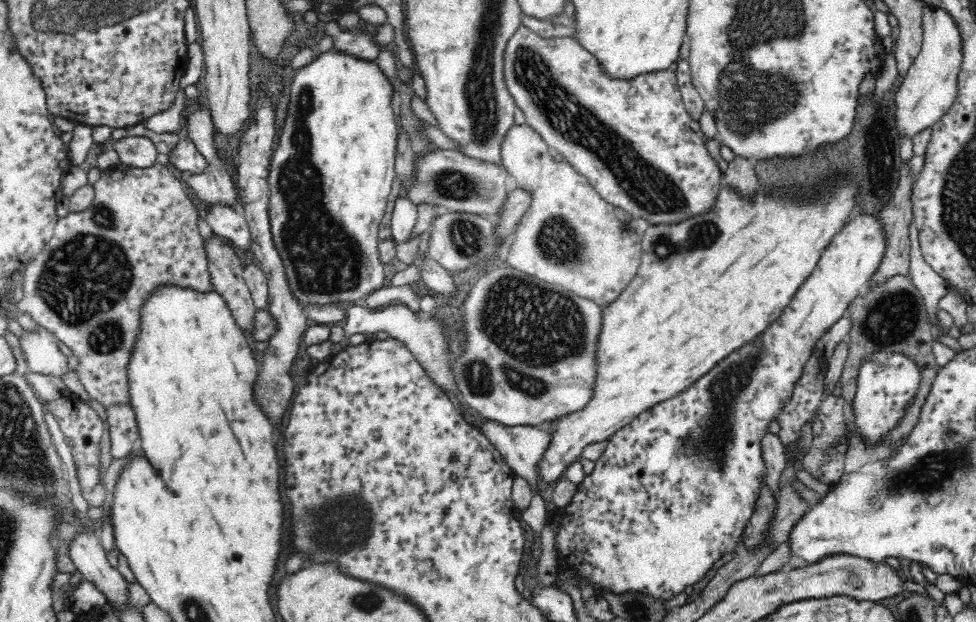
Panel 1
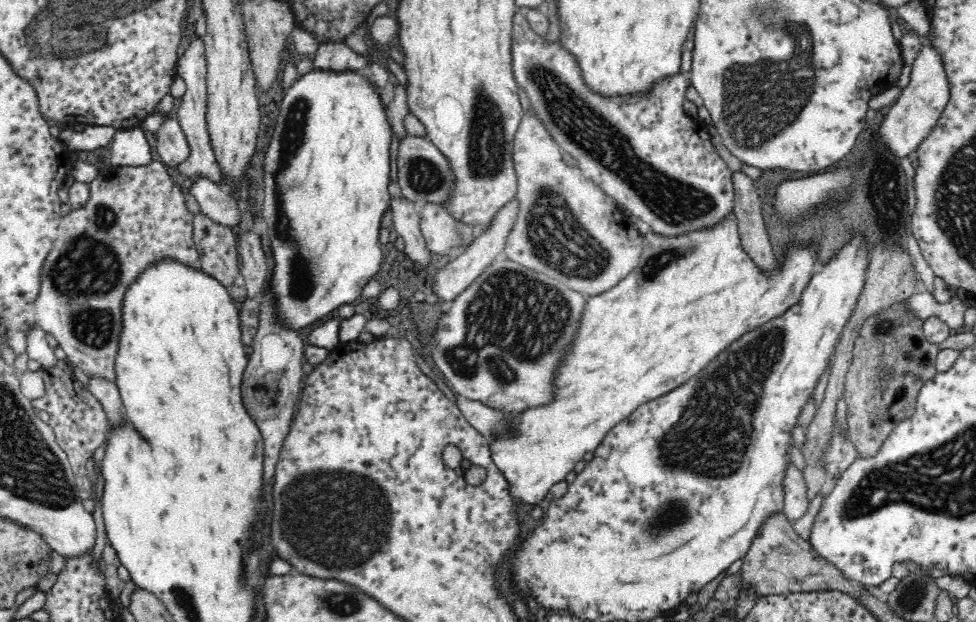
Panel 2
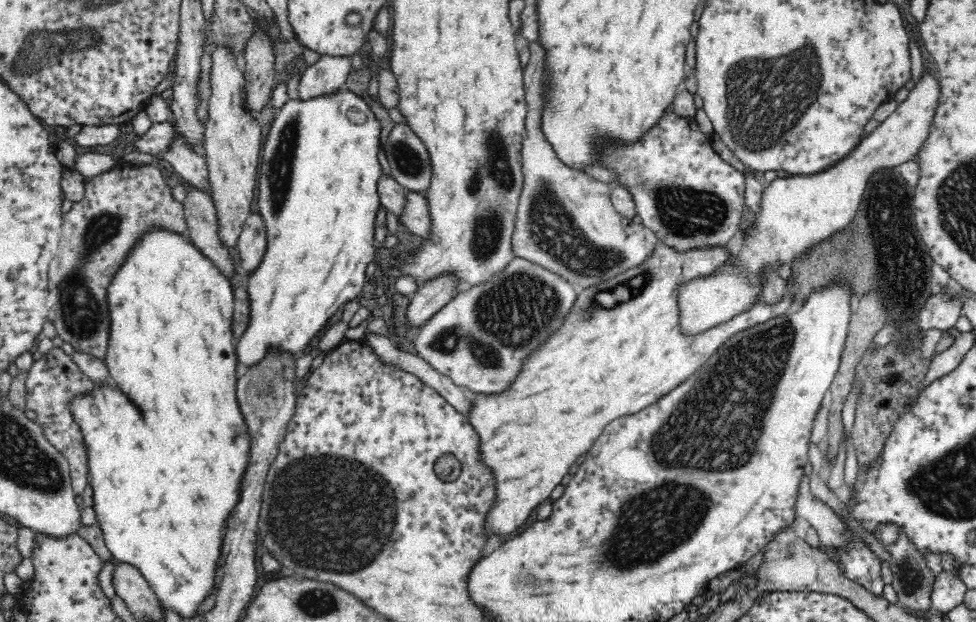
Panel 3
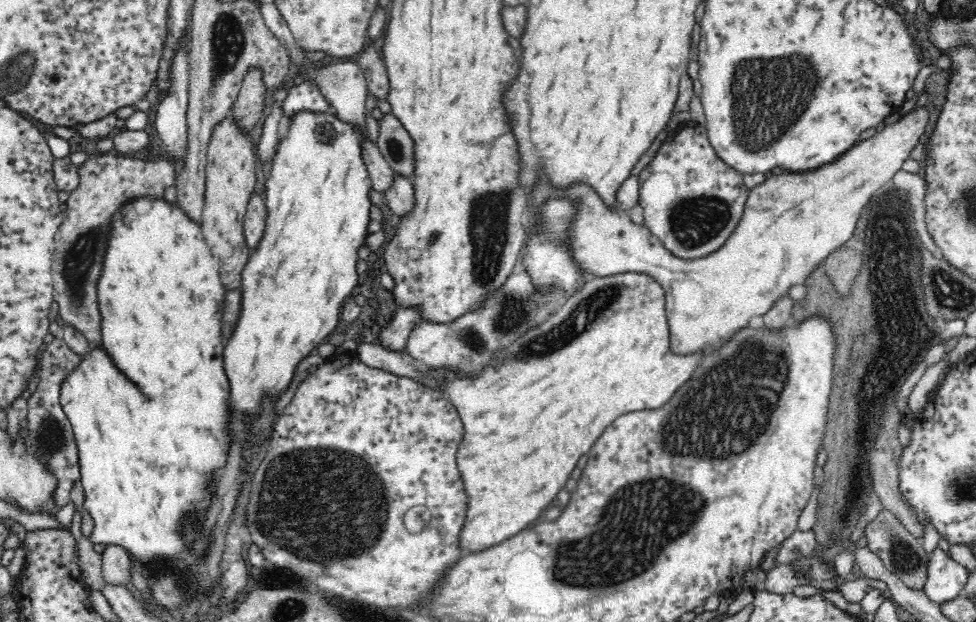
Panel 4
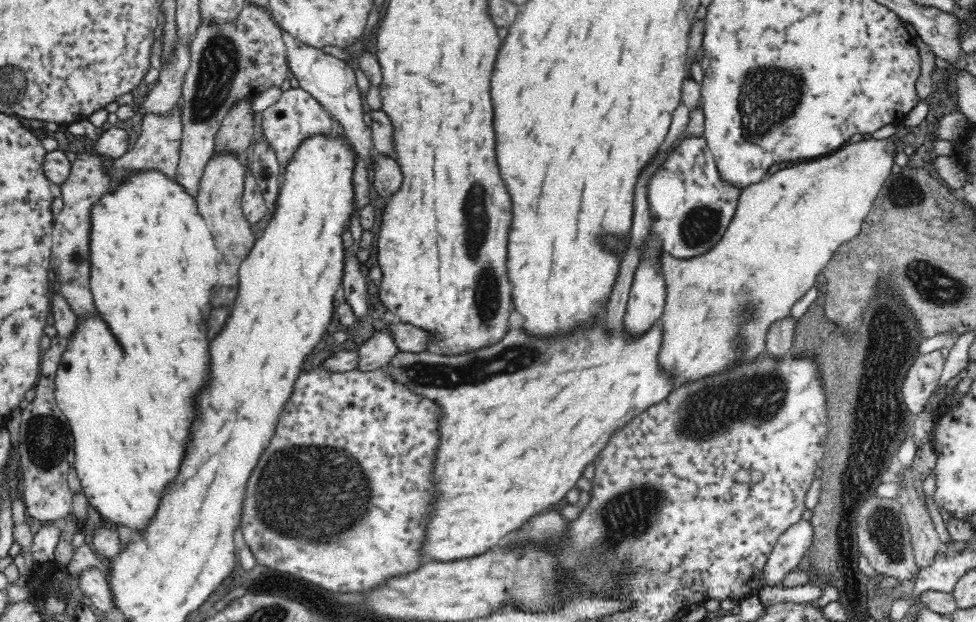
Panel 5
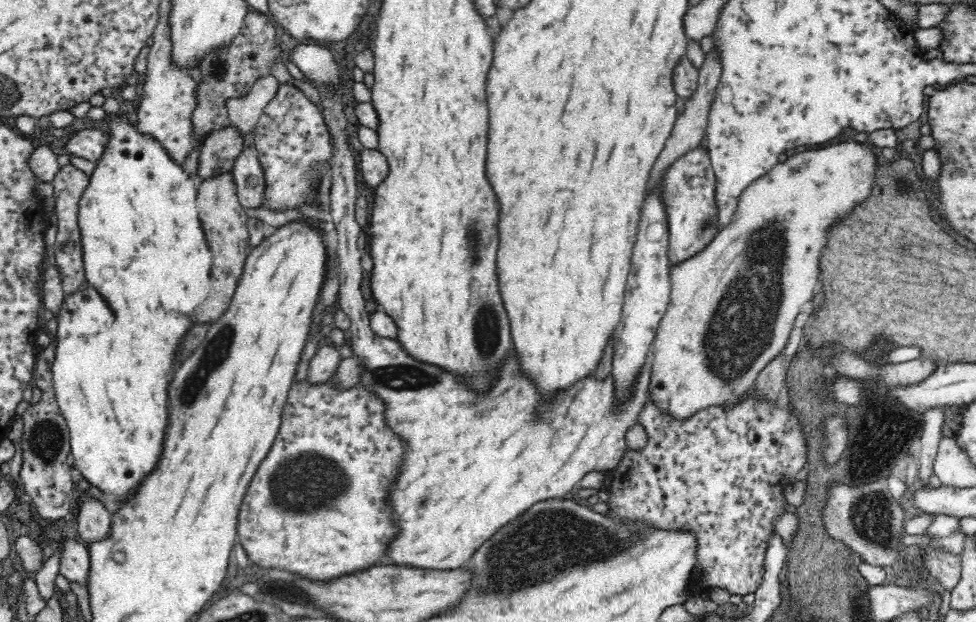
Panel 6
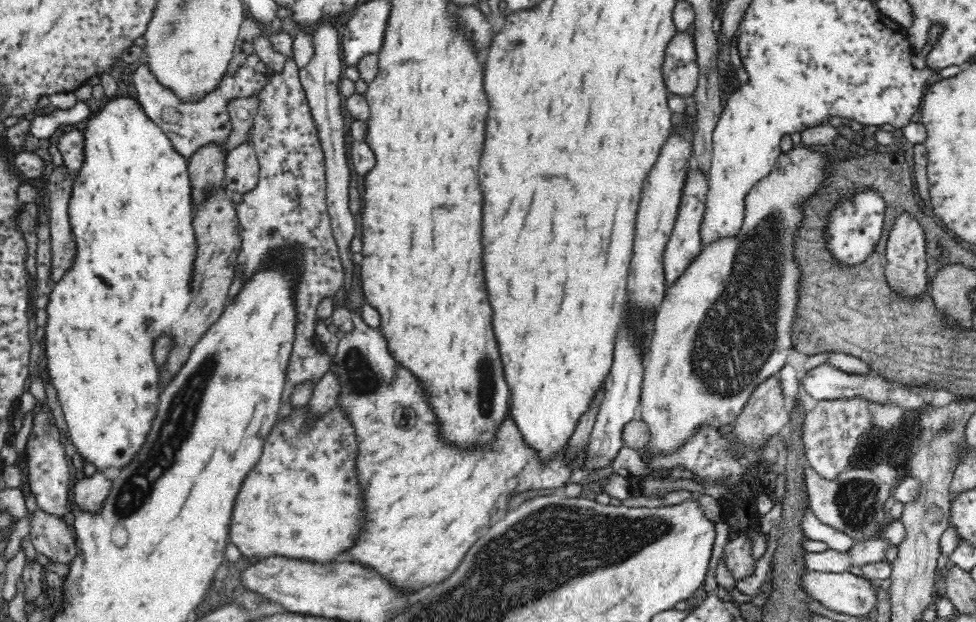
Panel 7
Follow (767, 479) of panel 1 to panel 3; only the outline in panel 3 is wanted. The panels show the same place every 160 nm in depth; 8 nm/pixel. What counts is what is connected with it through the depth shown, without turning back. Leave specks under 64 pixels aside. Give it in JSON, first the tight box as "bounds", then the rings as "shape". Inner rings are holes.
{"bounds":[793,474,846,550],"shape":[[[805,474],[800,478],[793,513],[796,520],[806,520],[817,532],[820,542],[834,550],[846,542],[846,531],[839,517],[810,490],[810,479]]]}

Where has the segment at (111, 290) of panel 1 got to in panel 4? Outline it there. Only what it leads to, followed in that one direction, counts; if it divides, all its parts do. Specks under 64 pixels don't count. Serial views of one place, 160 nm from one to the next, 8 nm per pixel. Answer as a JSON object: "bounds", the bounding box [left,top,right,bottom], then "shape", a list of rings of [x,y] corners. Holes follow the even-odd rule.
{"bounds":[51,154,177,348],"shape":[[[107,154],[90,155],[90,158],[82,166],[78,167],[80,176],[78,188],[69,194],[66,202],[65,219],[61,224],[57,239],[57,251],[53,254],[51,267],[53,299],[58,304],[58,320],[61,325],[78,331],[95,348],[103,348],[102,313],[98,304],[97,286],[98,280],[102,276],[102,268],[105,267],[105,256],[109,250],[109,243],[113,235],[114,216],[120,214],[134,200],[154,199],[162,202],[166,201],[164,192],[166,192],[168,186],[175,184],[177,166],[170,163],[170,160],[165,155],[160,158],[154,161],[145,161]]]}

